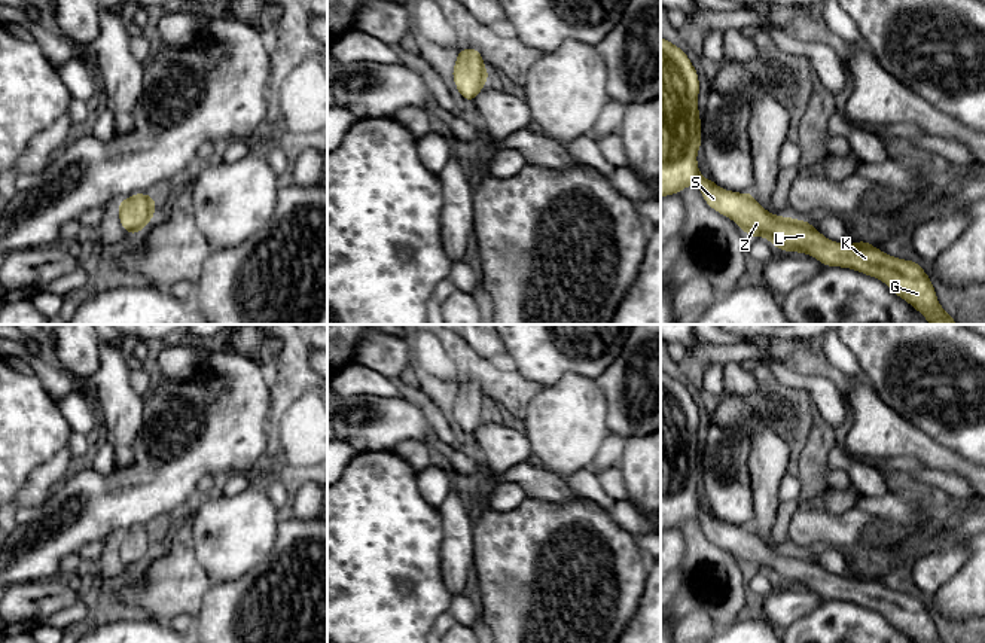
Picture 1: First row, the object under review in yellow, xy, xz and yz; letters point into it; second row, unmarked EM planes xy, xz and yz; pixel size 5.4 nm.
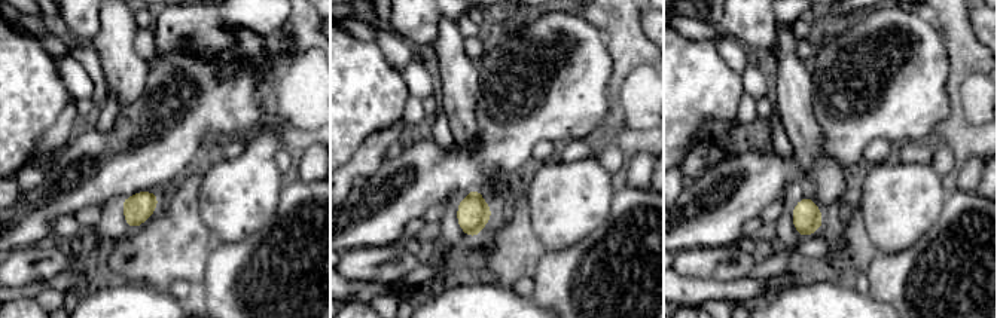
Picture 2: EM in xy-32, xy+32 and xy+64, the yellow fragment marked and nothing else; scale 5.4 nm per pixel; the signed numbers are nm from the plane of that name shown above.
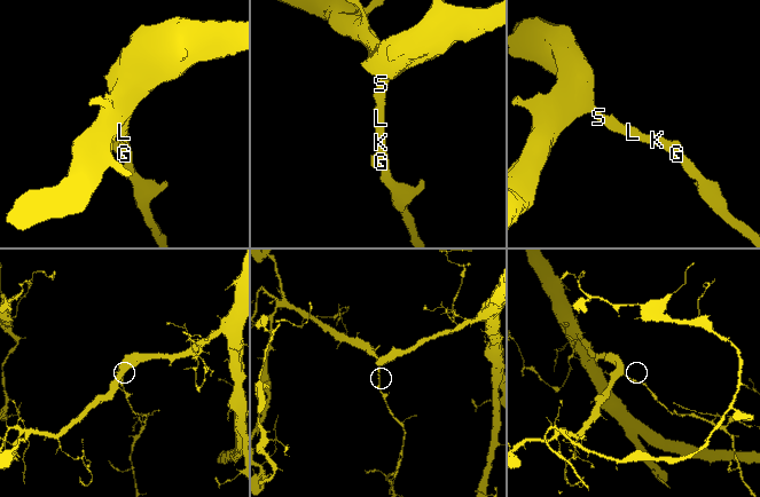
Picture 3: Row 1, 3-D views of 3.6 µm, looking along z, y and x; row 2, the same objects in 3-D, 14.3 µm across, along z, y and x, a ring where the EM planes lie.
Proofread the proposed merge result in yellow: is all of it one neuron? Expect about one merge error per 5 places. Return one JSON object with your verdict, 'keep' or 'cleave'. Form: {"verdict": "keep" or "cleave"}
{"verdict": "keep"}

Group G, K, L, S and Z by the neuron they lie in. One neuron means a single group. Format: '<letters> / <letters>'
G K L S Z

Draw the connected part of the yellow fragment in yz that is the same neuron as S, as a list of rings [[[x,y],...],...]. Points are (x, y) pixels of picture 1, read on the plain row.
[[[661,369],[661,531],[695,518],[714,545],[737,555],[748,570],[763,570],[778,583],[806,586],[826,600],[875,610],[915,643],[943,643],[920,595],[890,589],[867,575],[835,576],[808,554],[766,545],[751,525],[737,527],[704,512],[696,496],[702,476],[698,429],[699,411],[686,386]]]

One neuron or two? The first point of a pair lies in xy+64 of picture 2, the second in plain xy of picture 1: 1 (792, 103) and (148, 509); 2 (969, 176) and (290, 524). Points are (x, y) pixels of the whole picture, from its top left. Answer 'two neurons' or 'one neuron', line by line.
1: two neurons
2: two neurons

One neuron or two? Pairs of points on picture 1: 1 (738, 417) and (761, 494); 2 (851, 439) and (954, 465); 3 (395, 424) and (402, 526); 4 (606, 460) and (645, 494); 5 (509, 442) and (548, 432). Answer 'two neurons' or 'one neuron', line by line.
1: one neuron
2: one neuron
3: two neurons
4: two neurons
5: two neurons

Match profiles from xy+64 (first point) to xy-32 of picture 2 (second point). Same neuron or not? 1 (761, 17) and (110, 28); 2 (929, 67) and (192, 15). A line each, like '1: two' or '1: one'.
1: two
2: two

